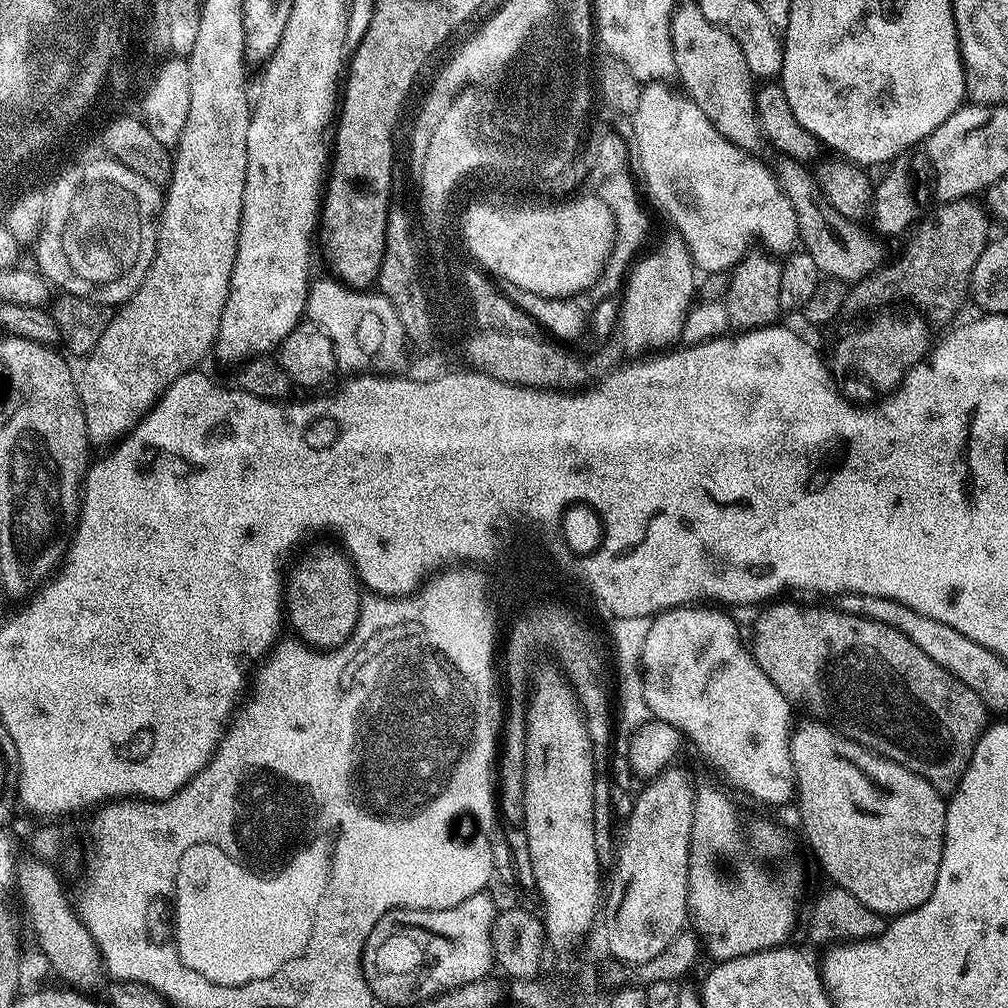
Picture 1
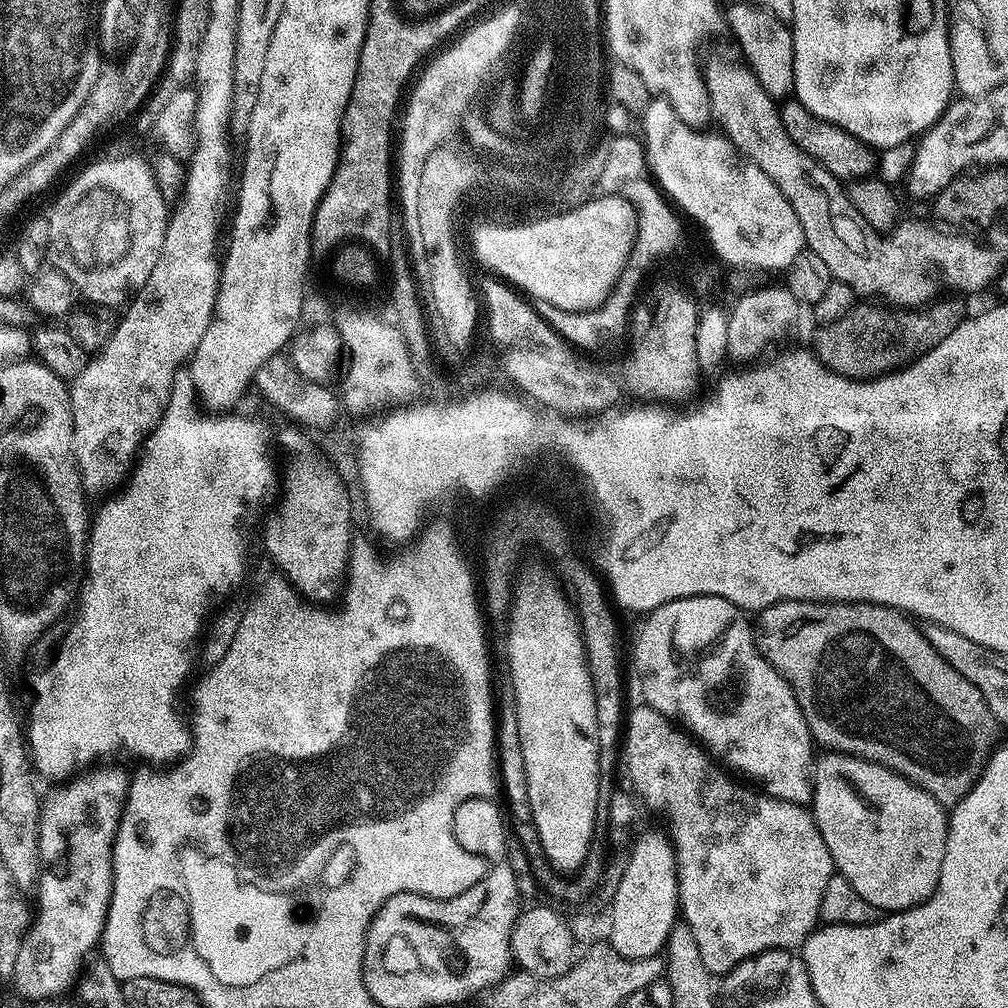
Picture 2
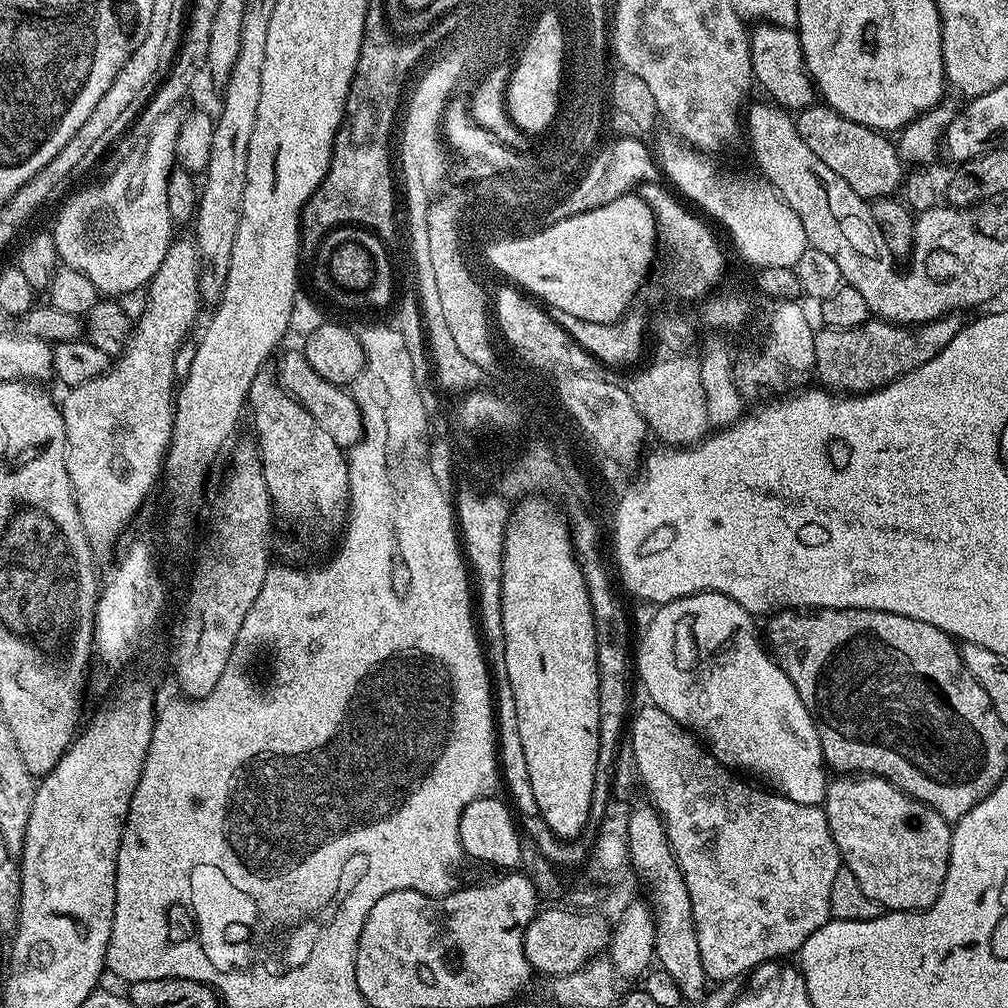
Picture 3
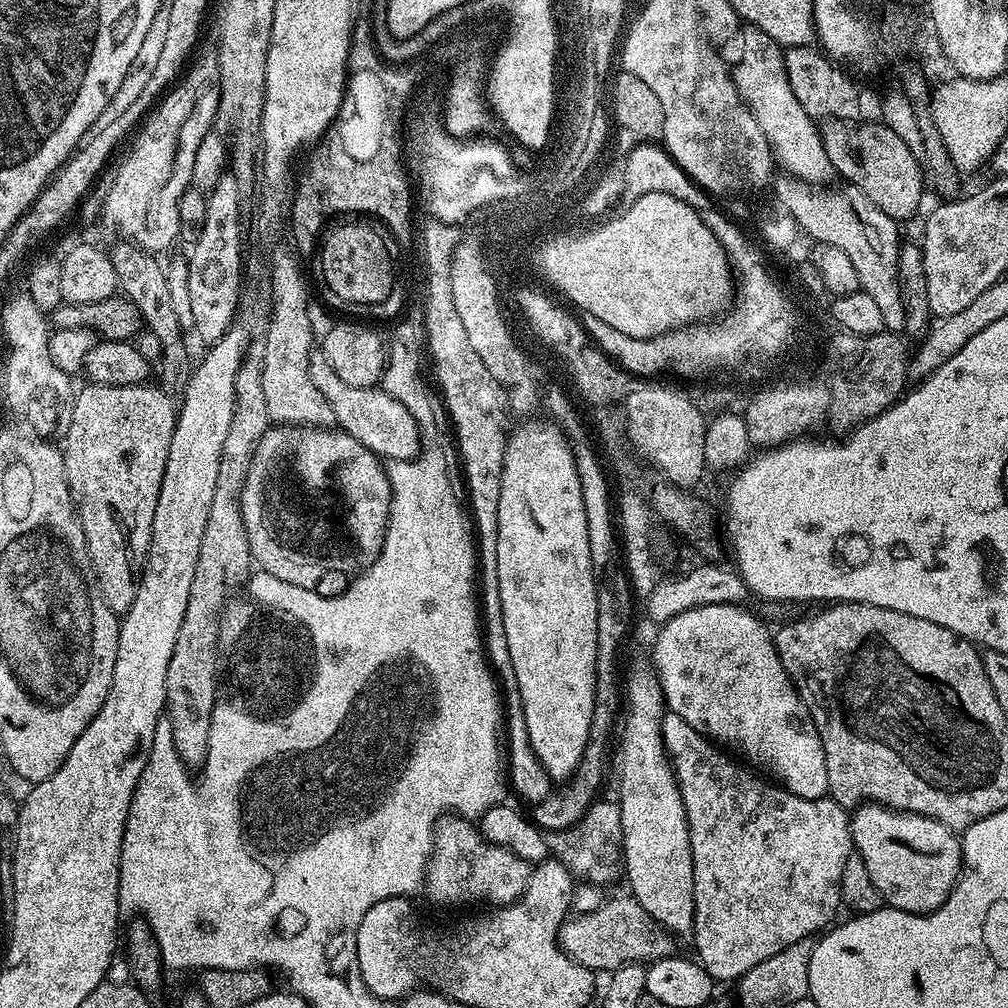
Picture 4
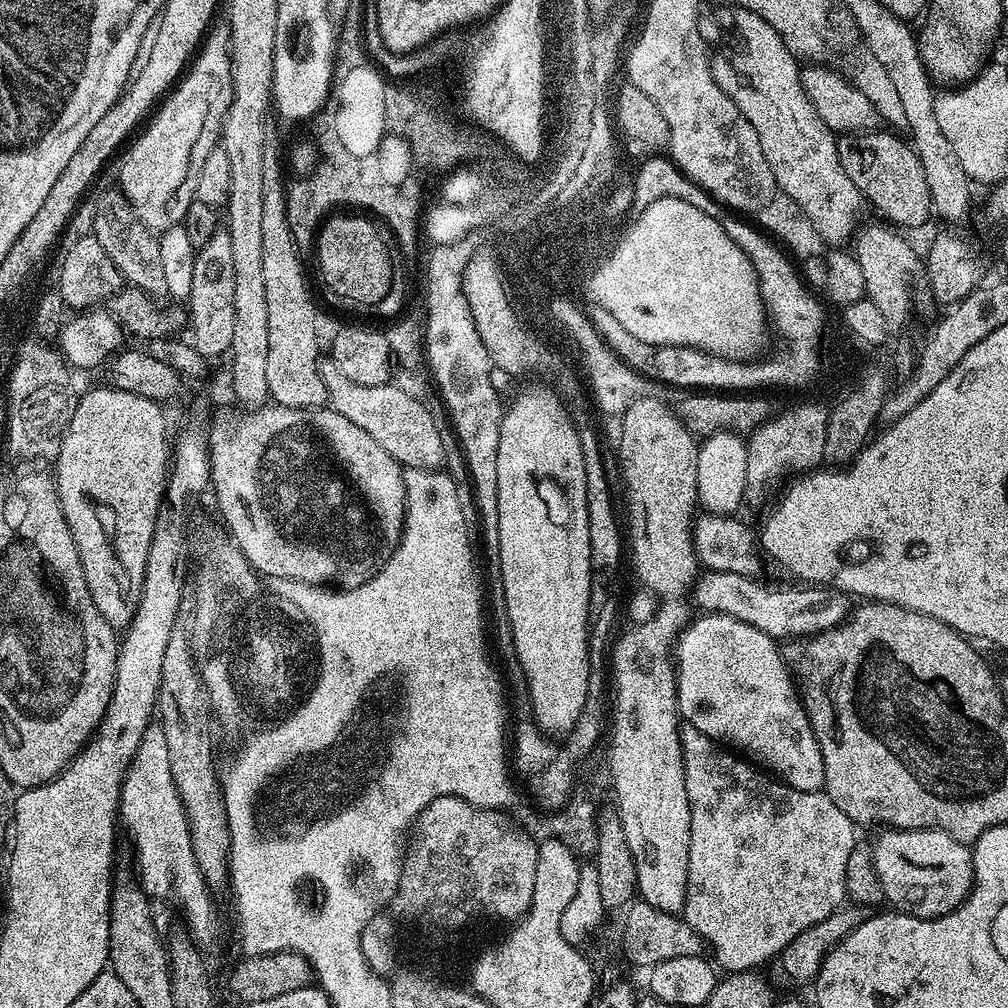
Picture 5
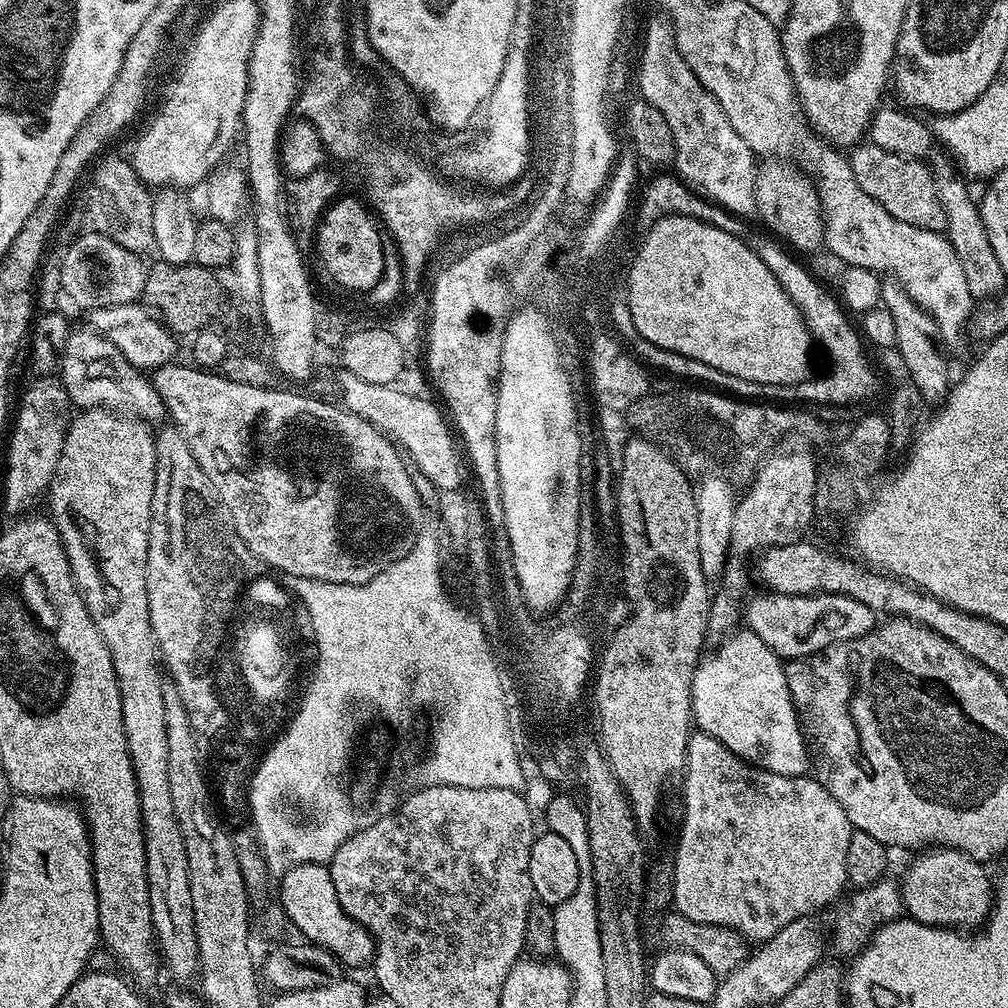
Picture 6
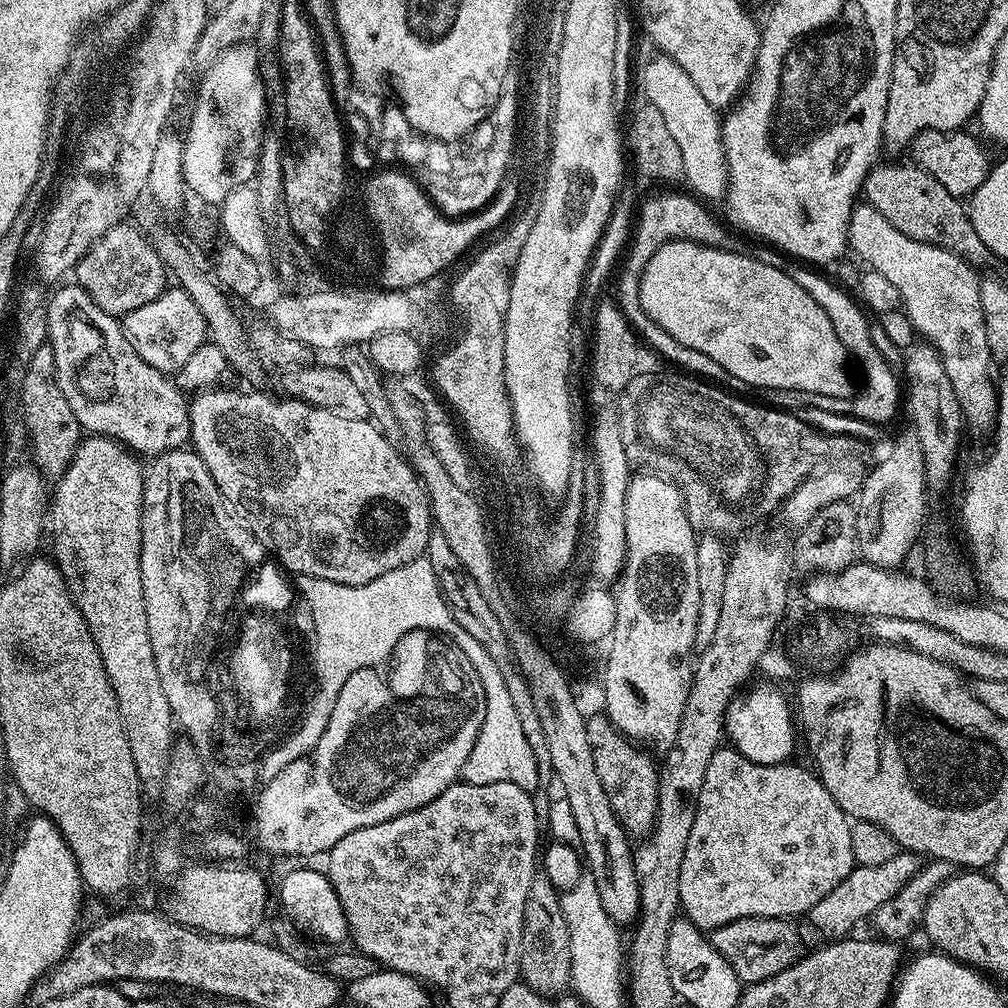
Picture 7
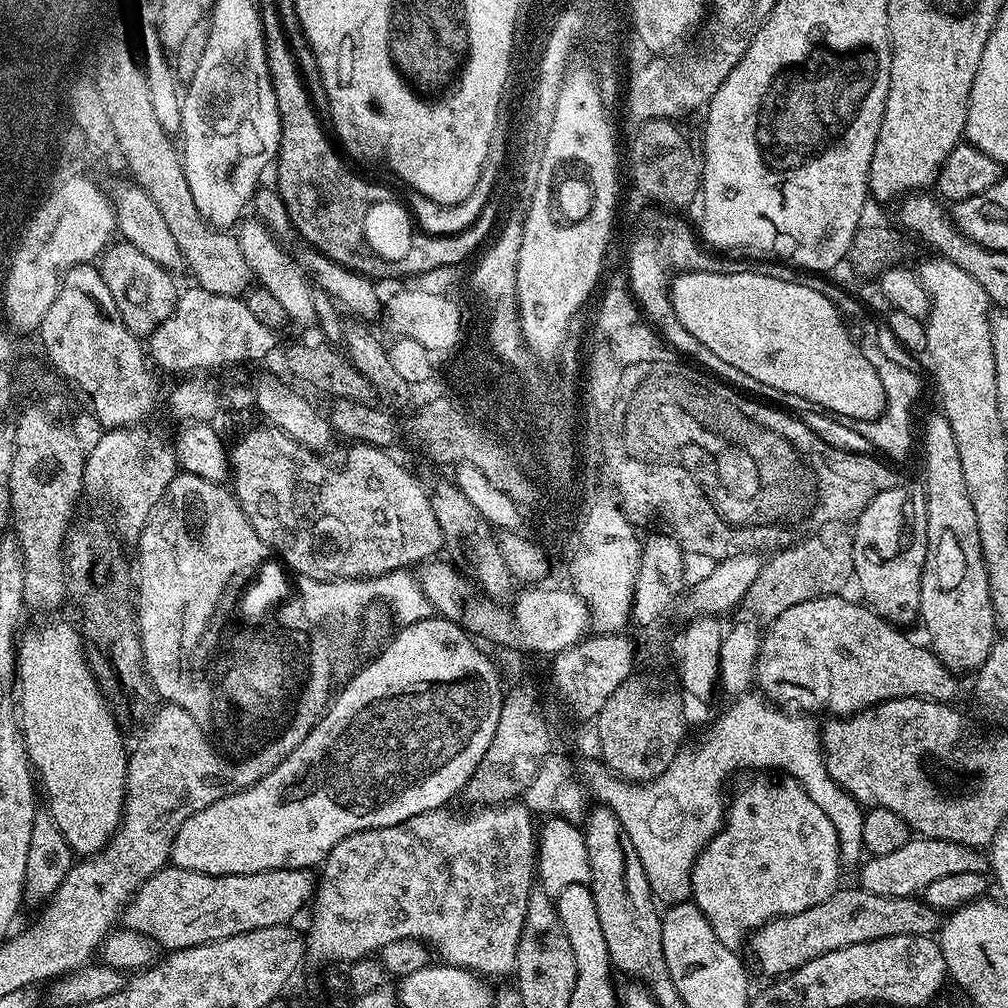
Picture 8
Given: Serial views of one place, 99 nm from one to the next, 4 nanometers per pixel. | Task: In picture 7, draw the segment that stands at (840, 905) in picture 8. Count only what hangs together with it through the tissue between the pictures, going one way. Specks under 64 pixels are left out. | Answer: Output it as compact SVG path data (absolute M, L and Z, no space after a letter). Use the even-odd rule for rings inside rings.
M771 916L738 918L729 924L711 929L714 950L730 964L741 985L757 984L795 964L801 955L800 936L791 919Z

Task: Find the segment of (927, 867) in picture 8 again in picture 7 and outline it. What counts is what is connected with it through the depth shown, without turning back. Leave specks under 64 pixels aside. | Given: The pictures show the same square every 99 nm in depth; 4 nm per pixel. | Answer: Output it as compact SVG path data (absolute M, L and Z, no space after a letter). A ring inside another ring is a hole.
M897 851L894 858L877 866L855 865L846 876L818 905L811 908L808 919L813 928L826 940L843 939L860 920L869 919L877 907L884 905L910 880L920 864L915 852Z

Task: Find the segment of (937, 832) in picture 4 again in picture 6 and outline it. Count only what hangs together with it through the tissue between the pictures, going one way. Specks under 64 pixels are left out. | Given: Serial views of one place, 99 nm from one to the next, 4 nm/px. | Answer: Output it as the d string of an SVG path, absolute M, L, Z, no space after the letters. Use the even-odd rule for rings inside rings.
M952 848L925 851L908 868L899 885L904 911L911 919L932 928L976 930L987 921L994 903L994 882L981 861Z

